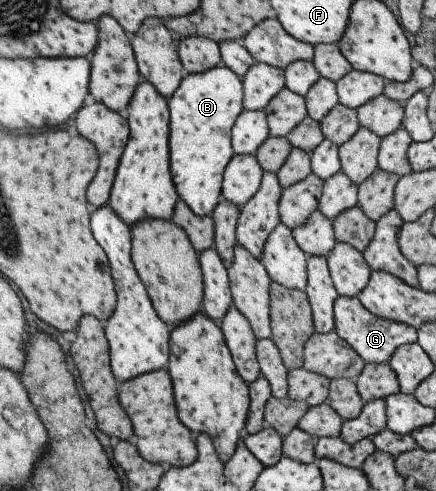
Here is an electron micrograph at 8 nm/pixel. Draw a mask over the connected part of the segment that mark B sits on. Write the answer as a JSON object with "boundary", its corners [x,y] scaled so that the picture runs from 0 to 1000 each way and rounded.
{"boundary":[[[507,130],[463,149],[424,149],[406,183],[385,200],[390,220],[388,322],[394,365],[413,403],[456,440],[484,438],[509,403],[514,346],[537,316],[532,261],[548,230],[557,228],[557,198],[555,157],[521,132]]]}

